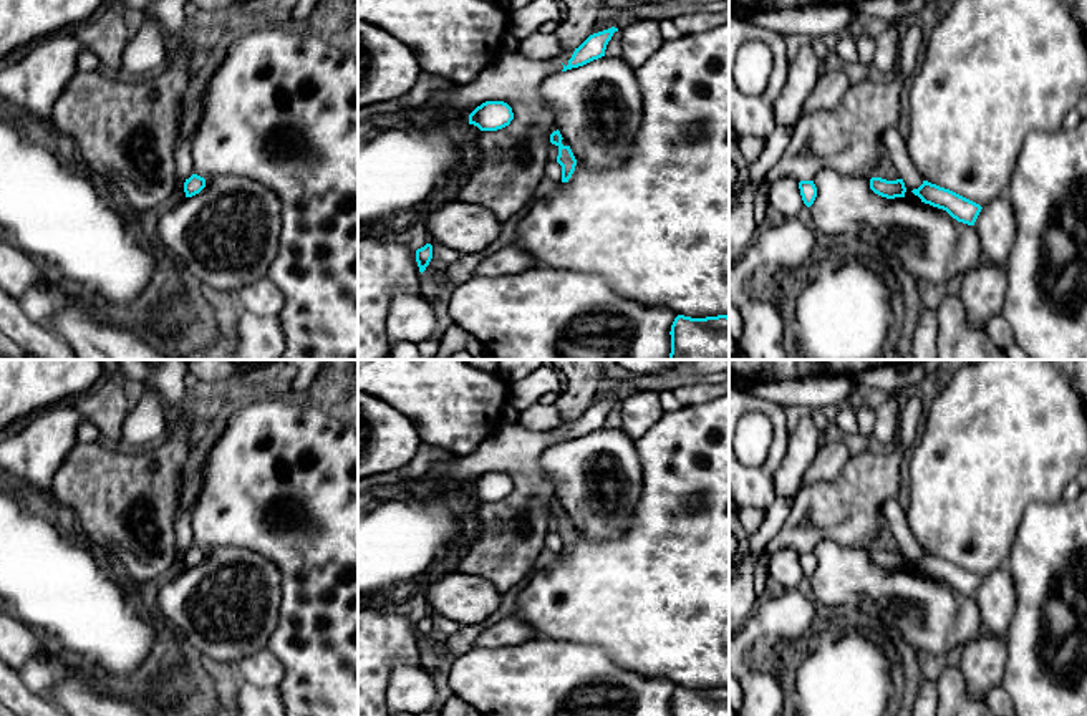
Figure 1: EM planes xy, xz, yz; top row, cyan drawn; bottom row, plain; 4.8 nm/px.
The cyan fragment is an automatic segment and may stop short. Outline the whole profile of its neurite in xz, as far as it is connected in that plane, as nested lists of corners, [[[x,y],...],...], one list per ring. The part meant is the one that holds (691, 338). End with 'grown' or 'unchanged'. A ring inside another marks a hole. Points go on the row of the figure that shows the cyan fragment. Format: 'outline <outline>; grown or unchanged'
outline [[[678,315],[671,325],[669,360],[729,360],[729,317]]]; unchanged

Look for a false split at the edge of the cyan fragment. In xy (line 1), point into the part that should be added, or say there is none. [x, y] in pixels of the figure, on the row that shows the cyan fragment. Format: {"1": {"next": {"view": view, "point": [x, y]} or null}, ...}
{"1": {"next": null}}

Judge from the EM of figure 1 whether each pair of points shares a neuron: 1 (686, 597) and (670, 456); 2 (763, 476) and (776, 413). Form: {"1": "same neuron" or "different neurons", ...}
{"1": "same neuron", "2": "same neuron"}

